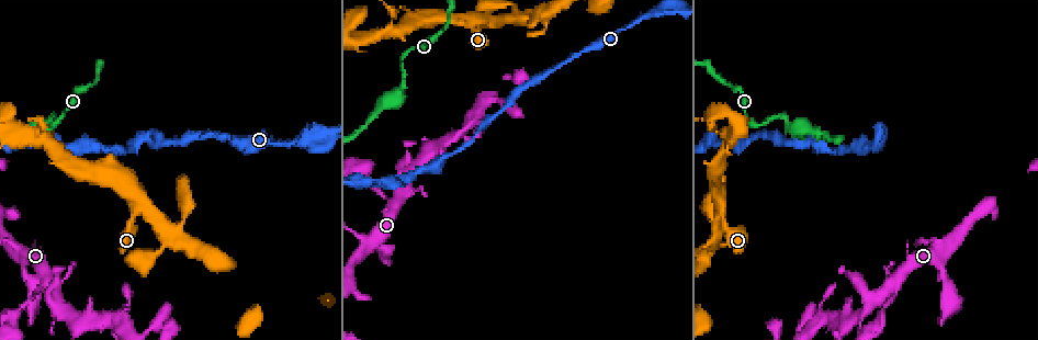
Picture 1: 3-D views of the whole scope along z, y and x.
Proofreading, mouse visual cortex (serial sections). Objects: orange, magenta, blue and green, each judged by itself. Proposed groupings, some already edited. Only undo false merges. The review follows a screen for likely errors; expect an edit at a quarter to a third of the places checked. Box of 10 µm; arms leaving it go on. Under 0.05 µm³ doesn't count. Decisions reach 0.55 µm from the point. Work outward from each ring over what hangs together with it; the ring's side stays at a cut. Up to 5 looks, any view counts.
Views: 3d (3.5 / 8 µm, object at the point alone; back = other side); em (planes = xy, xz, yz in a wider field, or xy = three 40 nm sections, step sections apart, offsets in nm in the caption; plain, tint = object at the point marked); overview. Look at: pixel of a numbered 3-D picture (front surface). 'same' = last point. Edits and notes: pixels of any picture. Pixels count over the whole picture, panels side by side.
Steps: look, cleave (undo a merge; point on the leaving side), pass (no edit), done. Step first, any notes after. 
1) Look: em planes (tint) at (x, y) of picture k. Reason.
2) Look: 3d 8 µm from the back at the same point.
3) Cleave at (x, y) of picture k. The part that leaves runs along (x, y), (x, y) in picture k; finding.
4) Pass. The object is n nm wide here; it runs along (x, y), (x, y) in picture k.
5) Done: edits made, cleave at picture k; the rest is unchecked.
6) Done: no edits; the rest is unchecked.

Look: em xy step 1 (tint) at (881, 139) of picture 1.

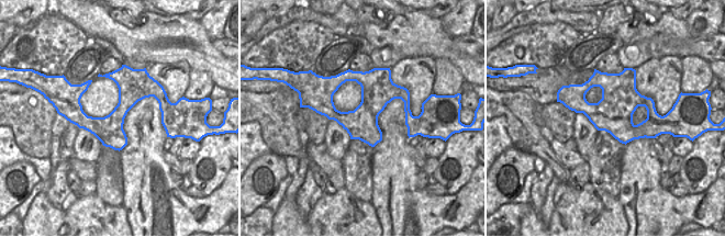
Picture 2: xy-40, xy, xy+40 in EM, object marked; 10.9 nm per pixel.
Look: 3d 3.5 µm at the same point. Wider look.

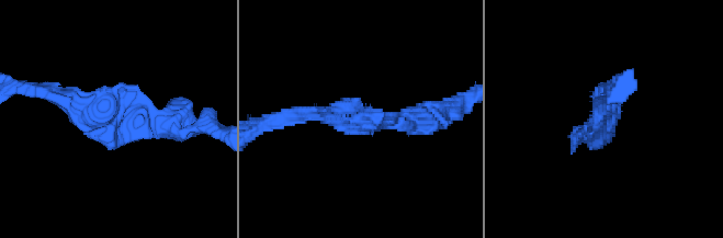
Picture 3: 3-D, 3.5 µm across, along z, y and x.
Pass. The object is 340 nm wide here; it runs along (185, 133), (101, 106), (78, 116) in picture 3; all the same cell.

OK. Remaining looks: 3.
Look: 3d 8 µm at (730, 129) of picture 1. Four arms meet.

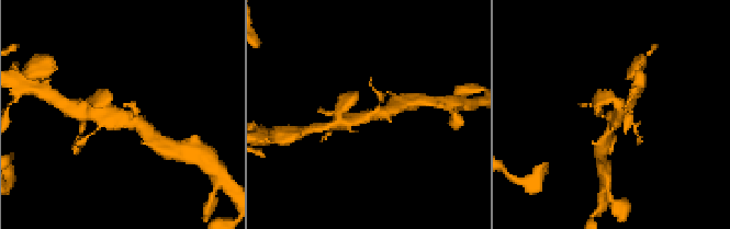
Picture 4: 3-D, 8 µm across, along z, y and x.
Look: 3d 3.5 µm at the same point.

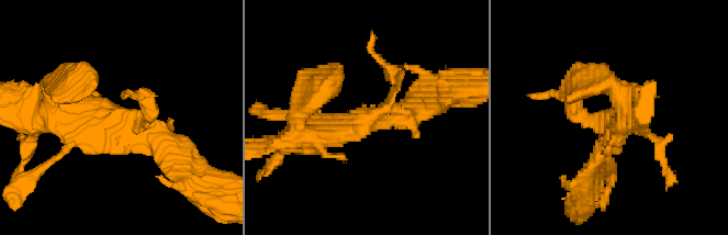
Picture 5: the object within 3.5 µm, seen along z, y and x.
Look: em xy step 3 (tint) at (126, 122) of picture 5. 4 arms meet here; the arms are 150, 250, 300, 350 nm wide; now the EM.

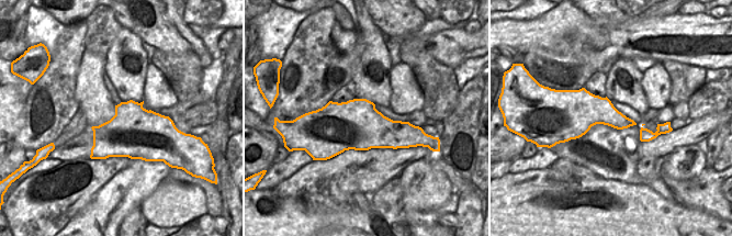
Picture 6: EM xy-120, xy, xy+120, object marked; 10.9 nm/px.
Pass. Continuous, no second cell.

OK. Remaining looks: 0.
Done: no edits; the rest is unchecked.

